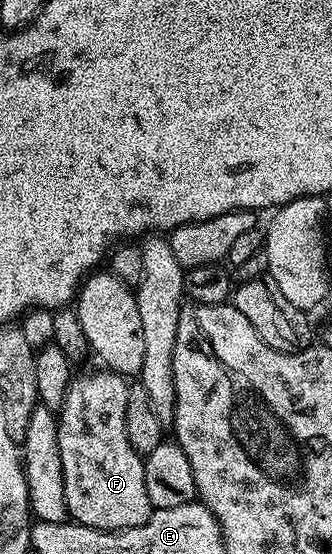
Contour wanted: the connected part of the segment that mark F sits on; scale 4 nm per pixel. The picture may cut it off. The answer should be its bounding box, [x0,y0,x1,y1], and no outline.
[57,369,154,531]

